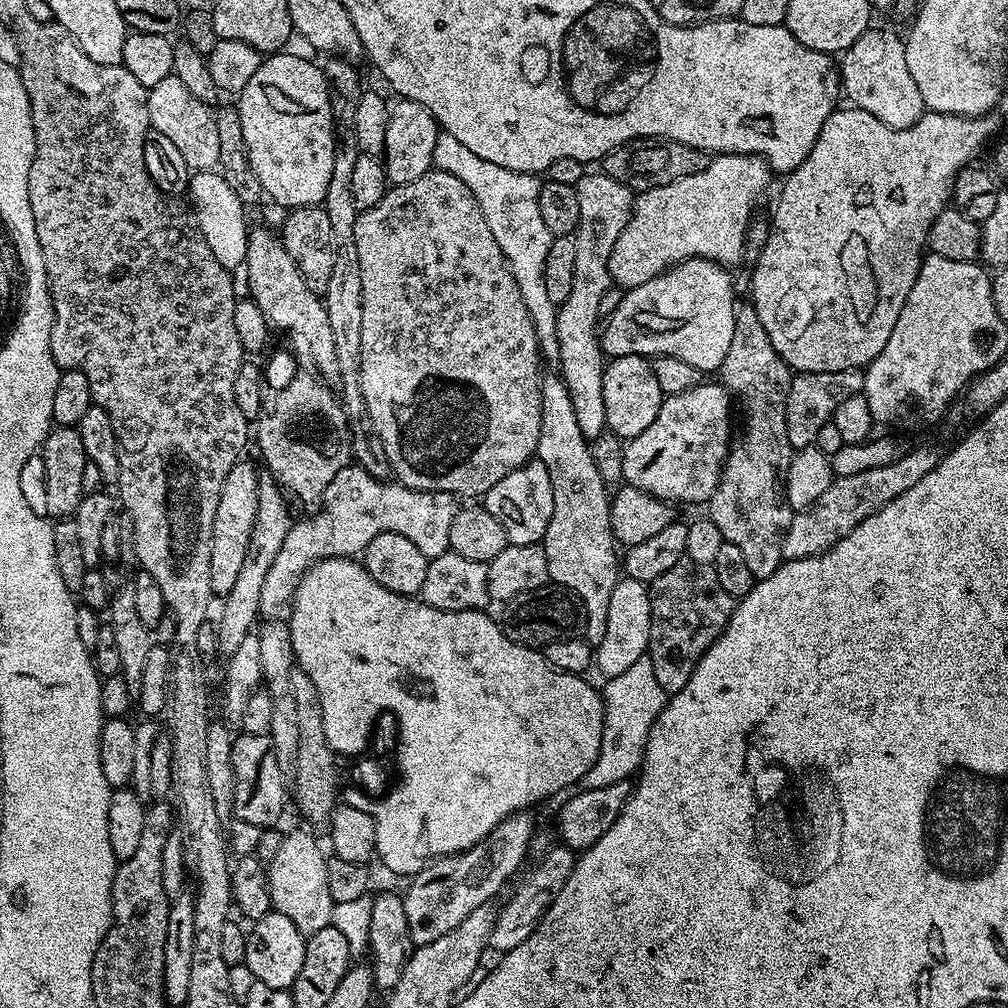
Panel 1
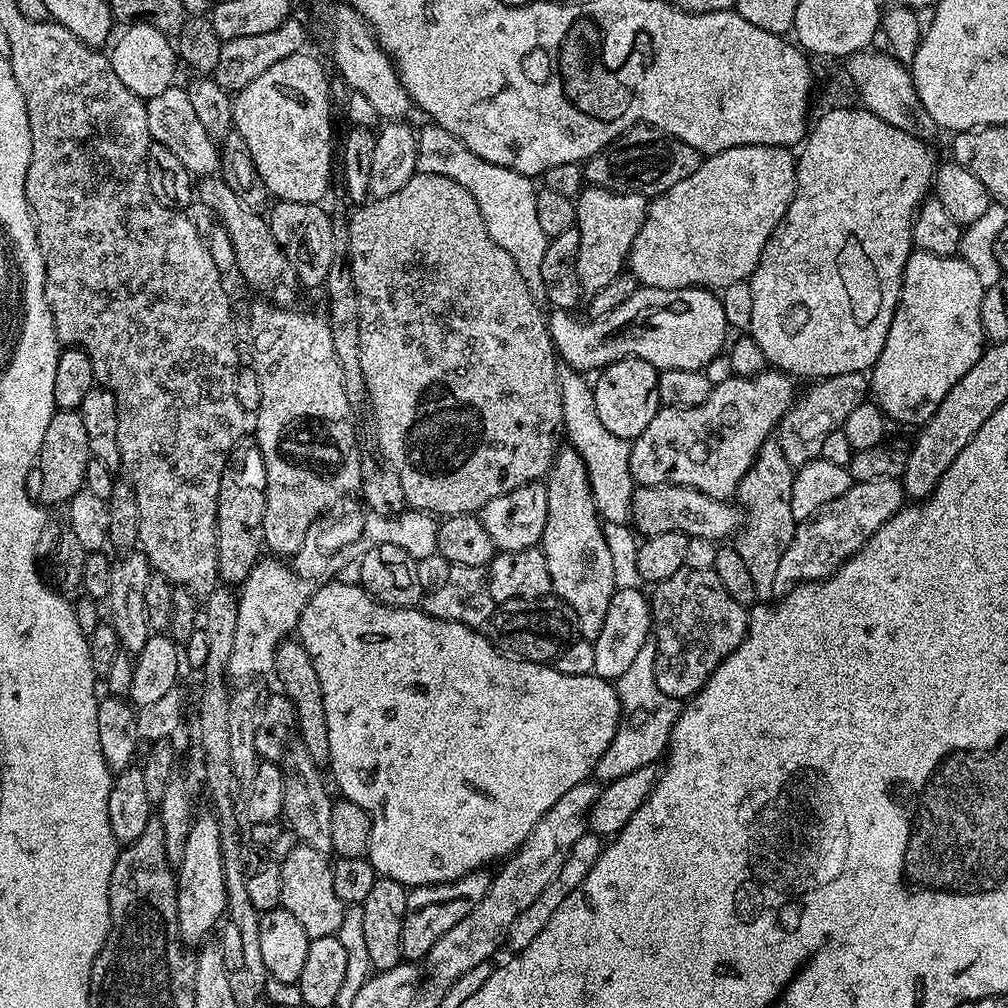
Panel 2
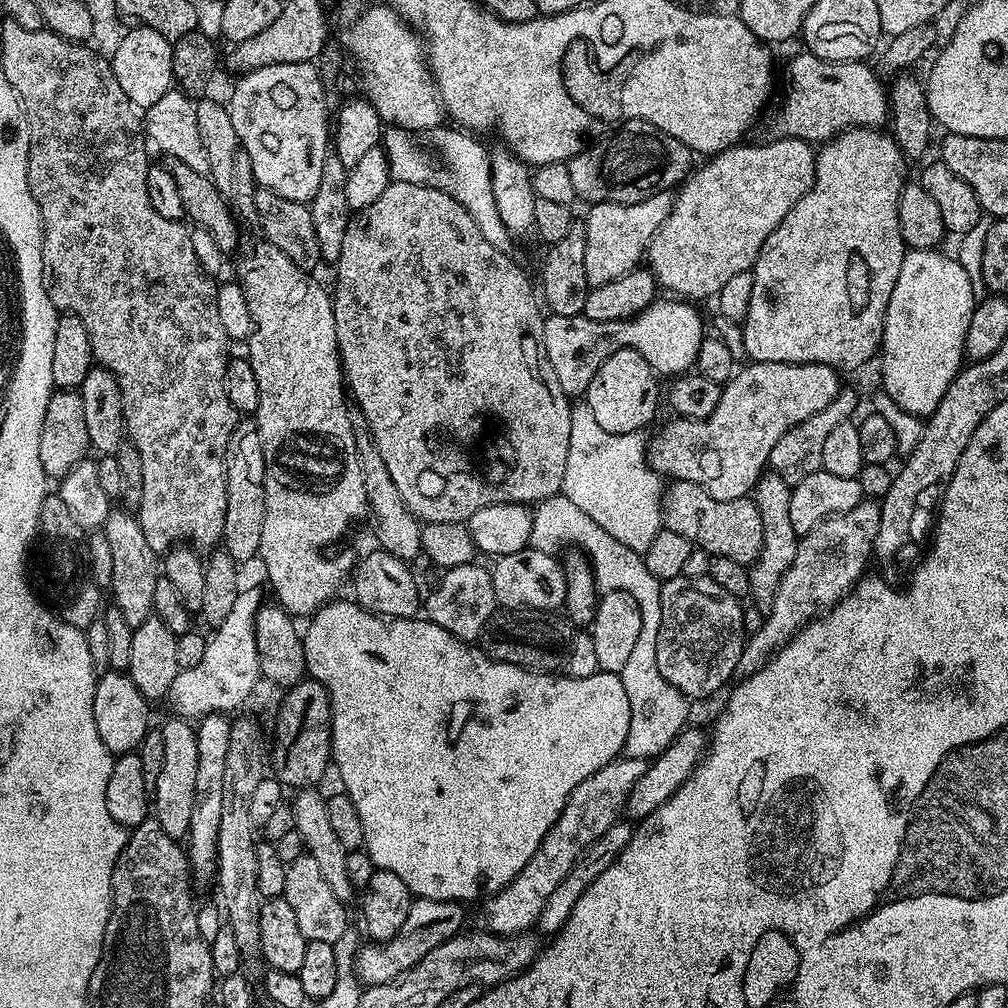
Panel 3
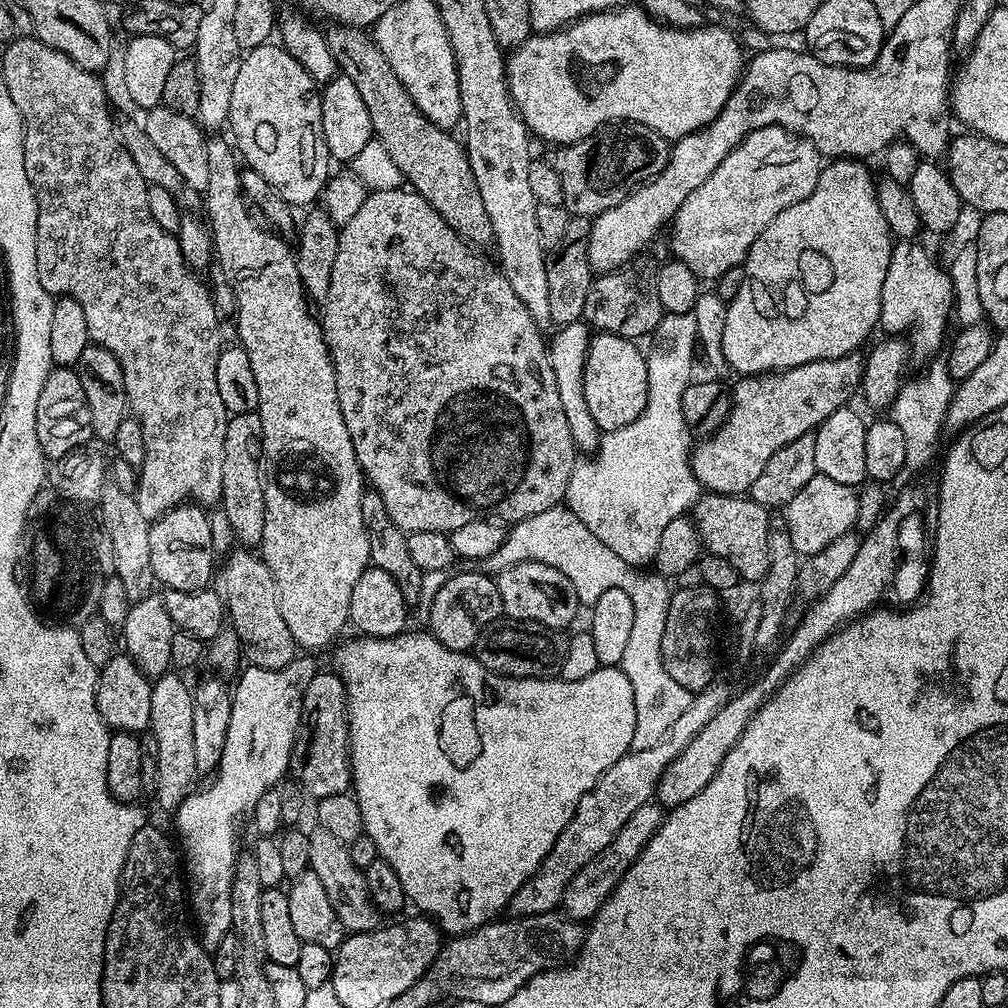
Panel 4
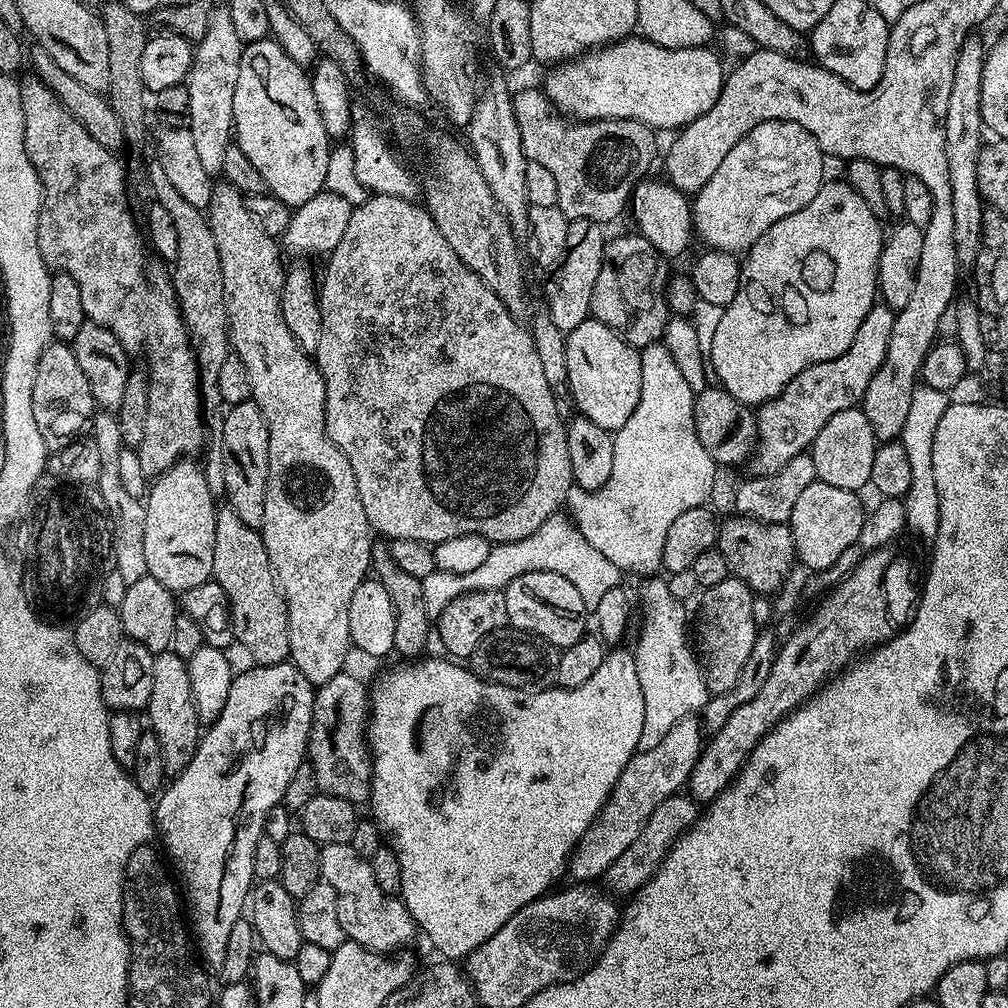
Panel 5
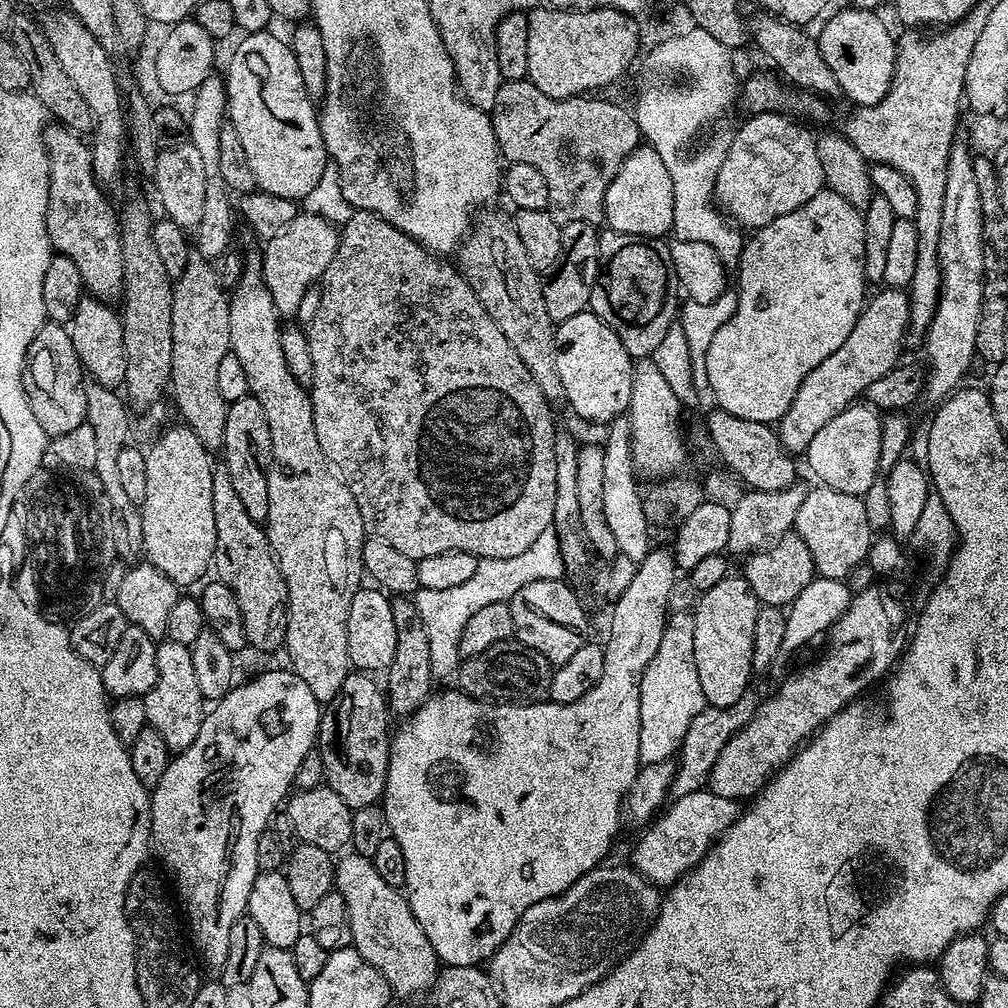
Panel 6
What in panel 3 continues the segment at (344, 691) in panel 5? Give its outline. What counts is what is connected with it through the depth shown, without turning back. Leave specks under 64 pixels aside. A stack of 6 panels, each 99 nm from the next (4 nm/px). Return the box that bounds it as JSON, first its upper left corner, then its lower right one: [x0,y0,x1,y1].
[270,678,332,790]

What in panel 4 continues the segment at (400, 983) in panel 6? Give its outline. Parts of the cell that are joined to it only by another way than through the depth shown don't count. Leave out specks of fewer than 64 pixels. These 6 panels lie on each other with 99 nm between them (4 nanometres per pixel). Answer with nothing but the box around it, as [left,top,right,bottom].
[308,826,380,932]

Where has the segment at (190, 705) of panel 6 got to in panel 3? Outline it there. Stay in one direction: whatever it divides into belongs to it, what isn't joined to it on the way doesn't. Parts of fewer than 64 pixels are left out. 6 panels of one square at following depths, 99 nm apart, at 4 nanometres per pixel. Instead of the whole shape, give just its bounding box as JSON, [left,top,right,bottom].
[150,718,198,841]

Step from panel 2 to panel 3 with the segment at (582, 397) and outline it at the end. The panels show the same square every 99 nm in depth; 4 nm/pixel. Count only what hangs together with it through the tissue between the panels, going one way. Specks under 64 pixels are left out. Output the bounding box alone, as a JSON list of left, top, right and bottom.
[562,402,662,553]

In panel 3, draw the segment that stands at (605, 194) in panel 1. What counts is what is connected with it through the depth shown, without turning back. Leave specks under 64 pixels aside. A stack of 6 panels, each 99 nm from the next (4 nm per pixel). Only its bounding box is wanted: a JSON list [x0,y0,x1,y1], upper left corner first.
[584,191,674,289]

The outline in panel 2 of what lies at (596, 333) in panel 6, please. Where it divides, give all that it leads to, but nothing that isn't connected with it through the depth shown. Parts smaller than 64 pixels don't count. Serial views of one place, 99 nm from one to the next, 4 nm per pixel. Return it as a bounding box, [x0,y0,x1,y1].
[592,356,662,441]

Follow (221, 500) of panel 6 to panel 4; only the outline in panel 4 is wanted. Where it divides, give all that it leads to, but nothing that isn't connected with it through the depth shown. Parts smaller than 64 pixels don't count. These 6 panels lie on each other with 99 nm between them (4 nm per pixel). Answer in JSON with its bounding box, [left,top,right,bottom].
[222,550,298,670]

